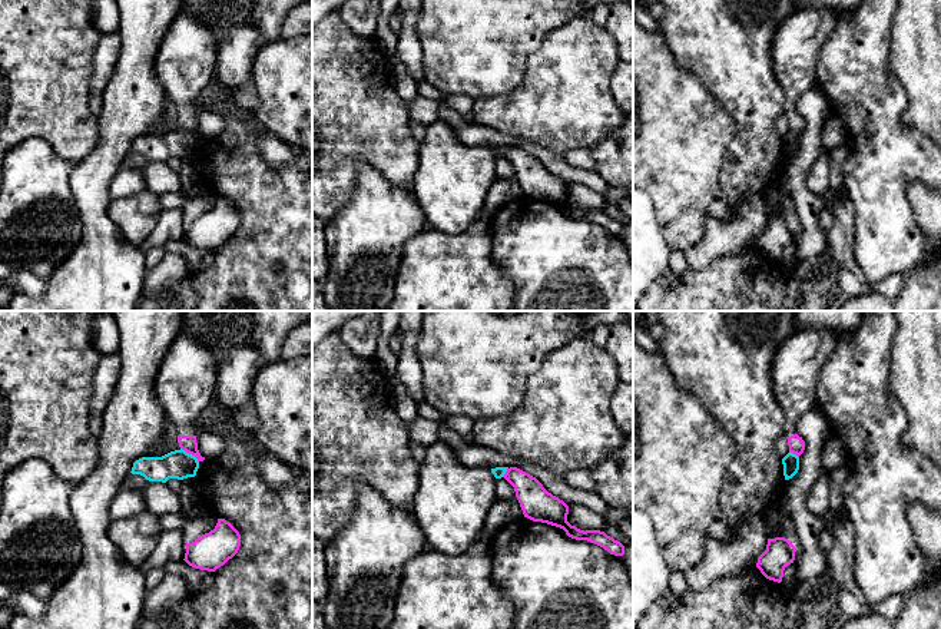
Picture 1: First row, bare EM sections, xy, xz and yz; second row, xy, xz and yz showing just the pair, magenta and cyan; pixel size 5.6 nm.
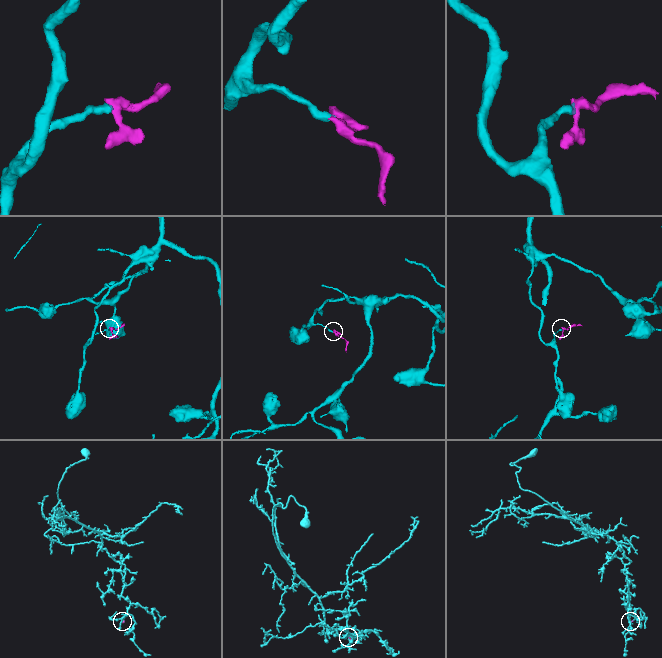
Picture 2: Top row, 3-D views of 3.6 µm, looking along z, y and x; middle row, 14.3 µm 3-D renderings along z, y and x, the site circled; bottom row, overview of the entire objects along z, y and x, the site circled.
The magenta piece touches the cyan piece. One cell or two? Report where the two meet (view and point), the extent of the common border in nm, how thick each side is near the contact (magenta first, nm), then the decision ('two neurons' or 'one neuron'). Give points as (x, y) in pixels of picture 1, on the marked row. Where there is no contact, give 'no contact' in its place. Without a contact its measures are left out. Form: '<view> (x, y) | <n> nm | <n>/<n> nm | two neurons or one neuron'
xy (191, 453) | 130 nm | 90/160 nm | two neurons

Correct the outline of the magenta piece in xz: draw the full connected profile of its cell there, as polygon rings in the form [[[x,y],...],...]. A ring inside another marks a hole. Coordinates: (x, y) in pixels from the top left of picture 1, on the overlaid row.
[[[510,467],[504,479],[514,487],[524,517],[533,522],[547,523],[560,527],[576,540],[594,543],[610,554],[623,556],[624,546],[600,530],[580,530],[567,522],[569,506],[559,497],[549,493],[543,484],[529,473]]]

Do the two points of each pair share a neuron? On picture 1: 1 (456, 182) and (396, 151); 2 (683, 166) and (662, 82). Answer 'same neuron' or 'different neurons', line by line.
1: different neurons
2: same neuron

